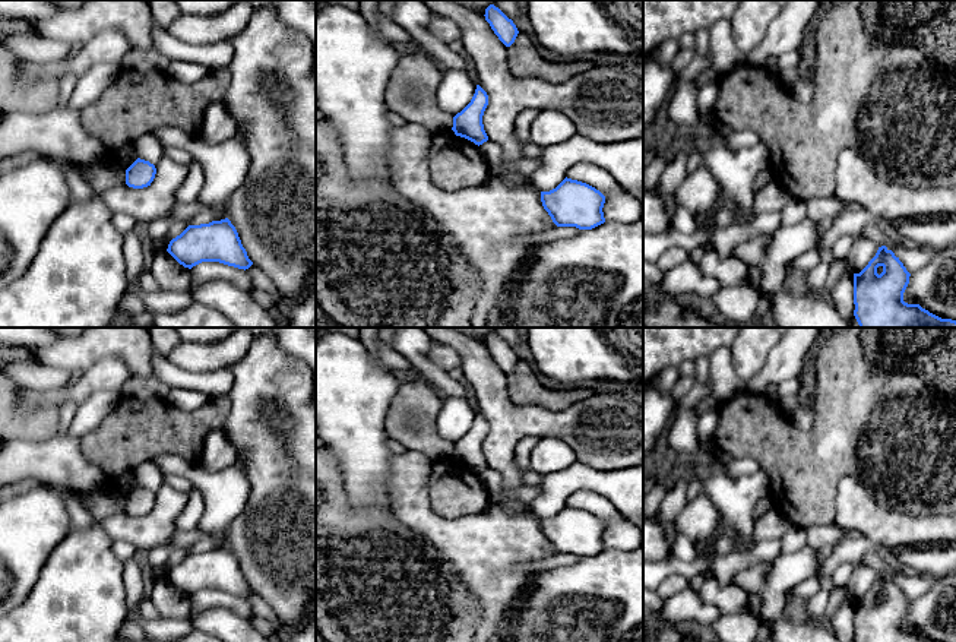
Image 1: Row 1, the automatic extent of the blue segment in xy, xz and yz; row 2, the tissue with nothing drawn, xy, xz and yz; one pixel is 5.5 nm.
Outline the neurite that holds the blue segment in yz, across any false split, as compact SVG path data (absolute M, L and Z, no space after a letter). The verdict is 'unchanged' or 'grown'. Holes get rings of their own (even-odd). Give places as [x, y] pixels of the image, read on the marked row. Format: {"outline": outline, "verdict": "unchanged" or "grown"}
{"outline": "M886 246L860 272L854 273L854 316L860 328L956 328L919 304L903 301L911 273Z", "verdict": "unchanged"}

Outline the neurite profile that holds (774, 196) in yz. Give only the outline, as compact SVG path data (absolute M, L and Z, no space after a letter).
M770 180L763 189L753 196L753 212L756 215L781 212L784 206L792 199L788 190Z

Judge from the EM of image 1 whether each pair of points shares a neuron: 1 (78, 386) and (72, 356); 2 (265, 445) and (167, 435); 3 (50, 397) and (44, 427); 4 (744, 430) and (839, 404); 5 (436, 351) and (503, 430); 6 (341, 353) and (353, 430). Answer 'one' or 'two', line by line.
1: two
2: two
3: two
4: one
5: two
6: one

